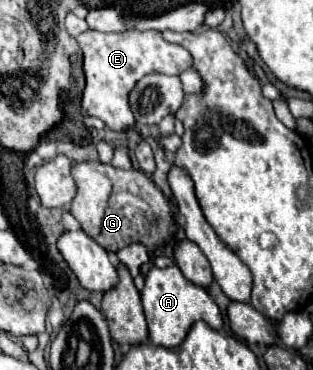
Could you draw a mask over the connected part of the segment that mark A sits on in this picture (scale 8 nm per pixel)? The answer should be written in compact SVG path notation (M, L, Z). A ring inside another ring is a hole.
M170 265L164 269L158 269L158 267L150 269L144 291L142 291L142 305L144 305L144 315L148 321L150 341L154 345L168 347L168 349L178 347L184 341L184 337L188 335L196 319L206 321L212 329L222 329L224 325L222 313L218 305L214 303L214 299L208 295L208 291L188 281L178 269L178 265Z

